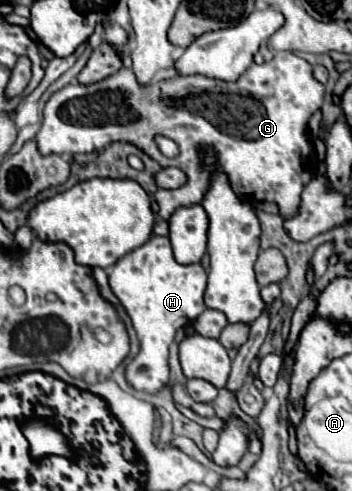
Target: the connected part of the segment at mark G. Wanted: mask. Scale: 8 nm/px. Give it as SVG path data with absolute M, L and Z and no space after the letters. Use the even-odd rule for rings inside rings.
M275 51L275 57L267 63L253 63L237 81L225 83L209 77L181 77L163 79L151 87L137 85L131 69L121 69L115 75L93 83L93 85L67 85L51 95L43 109L43 123L35 135L37 149L41 155L75 155L75 153L93 153L105 149L113 141L127 141L143 149L151 159L161 167L179 167L187 173L189 181L181 189L169 191L159 189L153 197L159 205L157 217L169 219L177 207L187 207L201 203L203 195L209 191L211 171L221 171L229 177L231 189L235 195L249 203L257 205L261 201L271 201L279 207L283 219L291 219L299 213L301 193L305 185L315 177L315 149L311 145L311 133L307 123L315 111L321 109L325 97L325 85L313 77L313 65L297 57L291 51ZM165 135L179 145L179 155L169 159L155 145L153 137ZM215 151L215 163L205 165L201 153Z

